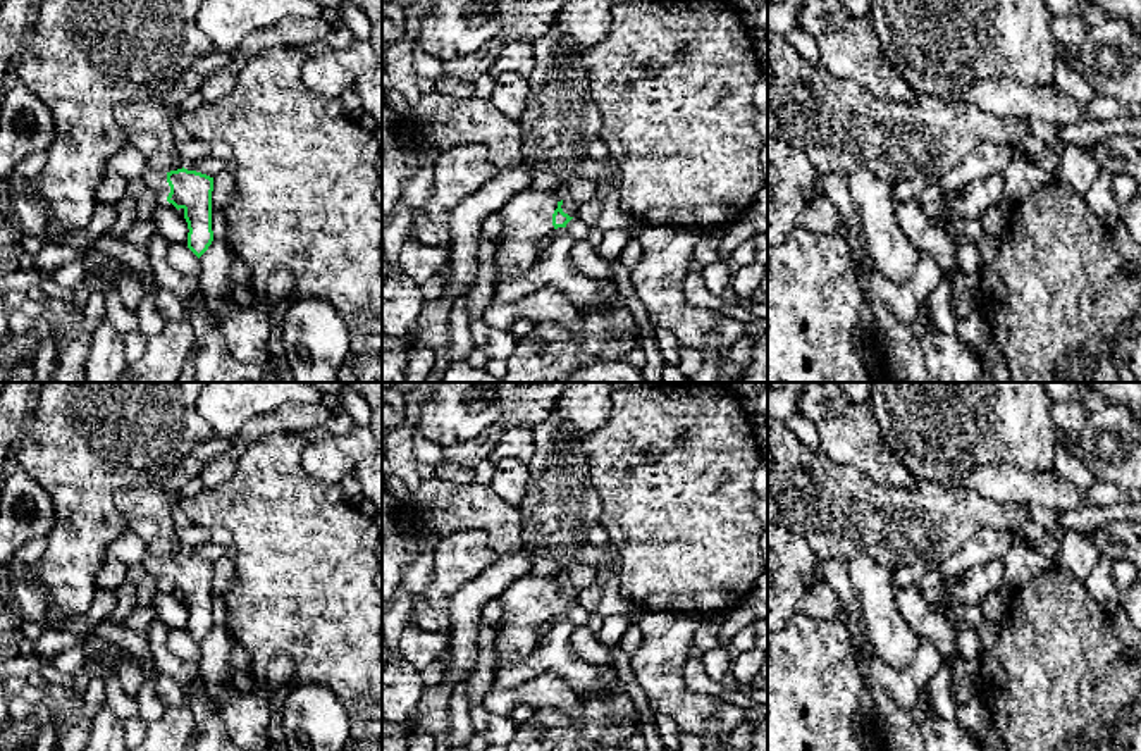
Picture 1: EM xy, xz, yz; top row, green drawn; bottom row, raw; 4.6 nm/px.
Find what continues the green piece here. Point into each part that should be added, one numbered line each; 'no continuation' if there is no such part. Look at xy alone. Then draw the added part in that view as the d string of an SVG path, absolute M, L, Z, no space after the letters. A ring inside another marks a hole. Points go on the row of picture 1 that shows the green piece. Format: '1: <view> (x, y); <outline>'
1: xy (157, 181); M146 169L143 181L150 189L158 193L163 200L167 200L170 193L170 186L167 183L167 172L157 172L157 171Z

